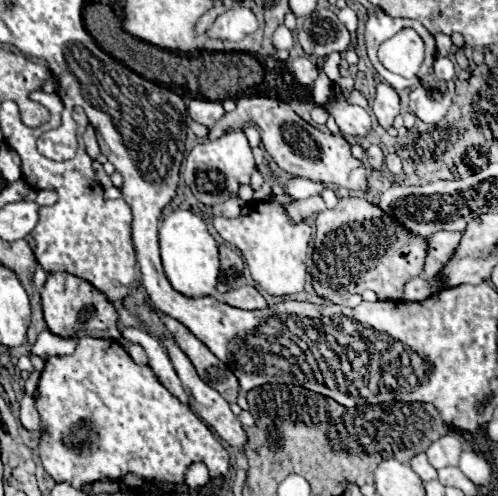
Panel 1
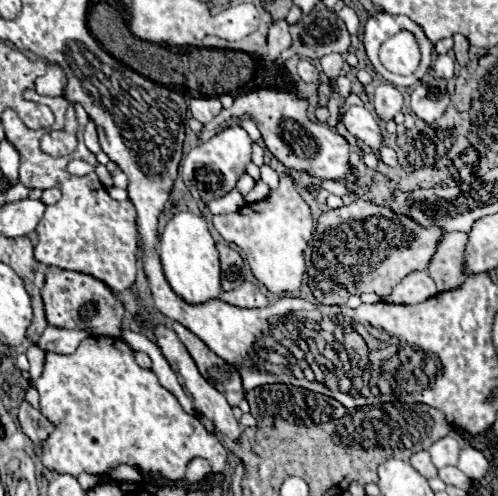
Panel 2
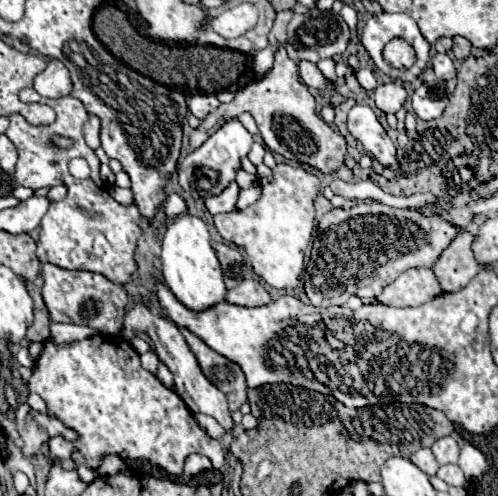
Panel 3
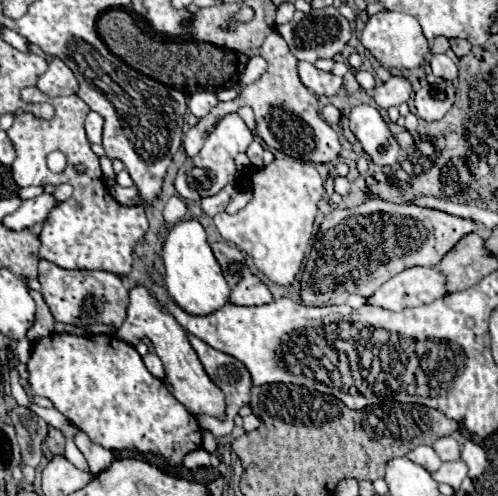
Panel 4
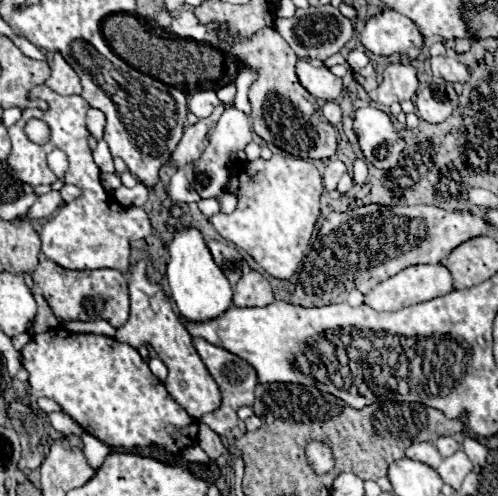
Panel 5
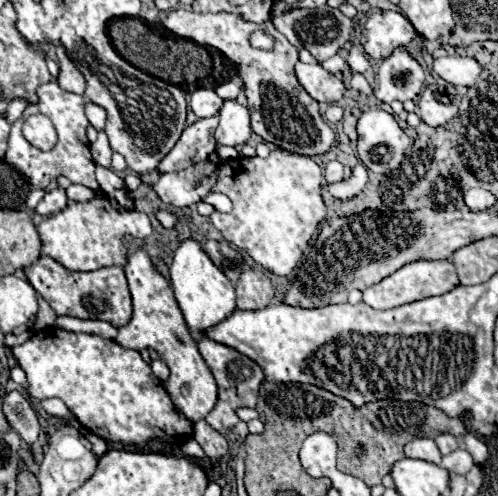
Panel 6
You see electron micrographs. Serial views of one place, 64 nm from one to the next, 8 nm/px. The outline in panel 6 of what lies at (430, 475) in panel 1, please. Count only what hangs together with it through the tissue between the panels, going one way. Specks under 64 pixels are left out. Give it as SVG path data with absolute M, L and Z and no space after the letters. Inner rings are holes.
M414 438L406 444L406 456L408 458L420 458L432 464L440 464L442 454L436 448L436 442L432 438Z

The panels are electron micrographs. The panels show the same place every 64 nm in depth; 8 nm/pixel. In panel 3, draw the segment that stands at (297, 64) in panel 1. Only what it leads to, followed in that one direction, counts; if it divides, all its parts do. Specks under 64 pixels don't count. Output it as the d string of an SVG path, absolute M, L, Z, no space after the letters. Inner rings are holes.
M302 60L302 62L298 64L298 74L300 74L302 82L304 82L306 86L310 86L310 88L324 88L324 84L326 84L324 74L318 70L316 64L312 64L312 62L308 62L308 60Z

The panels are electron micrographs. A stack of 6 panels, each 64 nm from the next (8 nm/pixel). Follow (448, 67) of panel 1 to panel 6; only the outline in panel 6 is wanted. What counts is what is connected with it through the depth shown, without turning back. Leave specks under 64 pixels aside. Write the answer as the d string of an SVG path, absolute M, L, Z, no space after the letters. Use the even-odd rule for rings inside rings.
M446 56L434 60L432 70L446 82L454 86L472 86L476 76L480 74L480 66L472 58L460 58L460 56Z

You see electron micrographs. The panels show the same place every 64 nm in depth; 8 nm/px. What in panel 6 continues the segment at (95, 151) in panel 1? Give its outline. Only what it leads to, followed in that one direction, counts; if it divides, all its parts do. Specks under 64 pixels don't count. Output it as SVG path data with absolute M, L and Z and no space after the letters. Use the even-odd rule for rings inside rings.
M88 102L88 104L86 104L86 116L88 116L88 122L90 122L98 132L104 130L104 124L106 124L106 112L104 112L104 108Z

